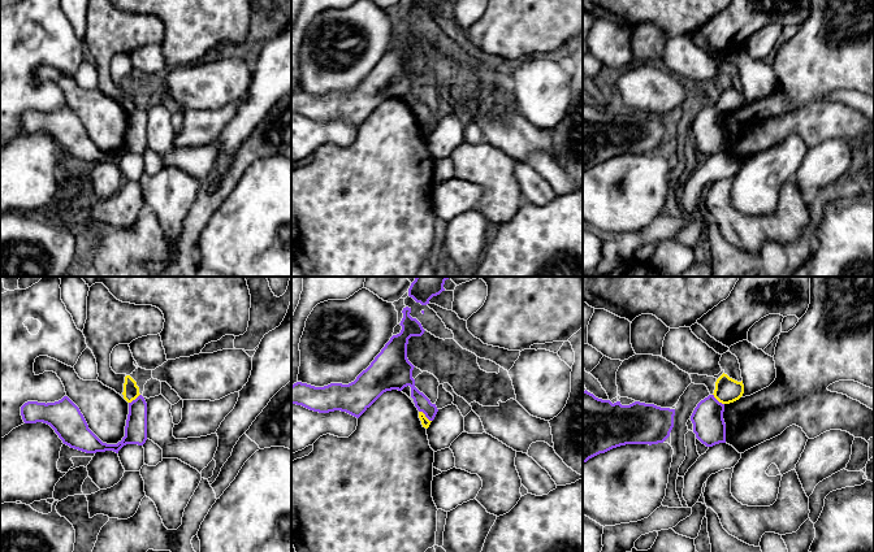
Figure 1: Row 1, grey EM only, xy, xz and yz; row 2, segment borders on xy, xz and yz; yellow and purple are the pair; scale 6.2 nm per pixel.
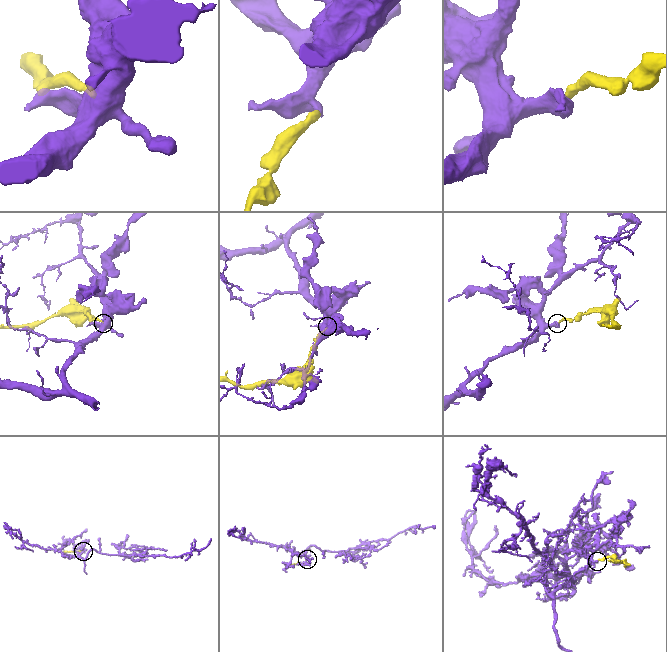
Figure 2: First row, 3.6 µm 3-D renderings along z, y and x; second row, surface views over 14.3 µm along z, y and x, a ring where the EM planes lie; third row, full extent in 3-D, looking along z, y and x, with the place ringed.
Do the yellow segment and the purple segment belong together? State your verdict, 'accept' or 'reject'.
reject

